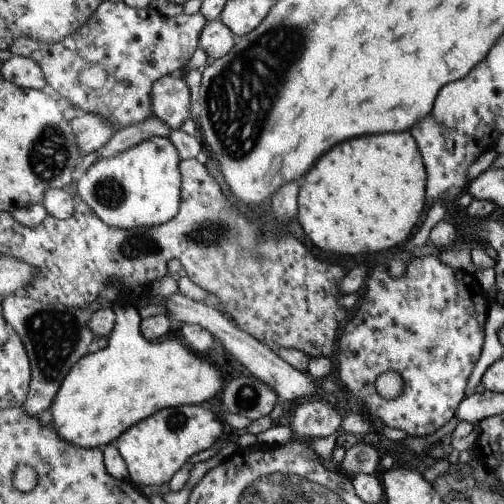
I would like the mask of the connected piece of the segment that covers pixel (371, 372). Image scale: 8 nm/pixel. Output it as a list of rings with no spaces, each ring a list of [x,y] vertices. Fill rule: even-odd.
[[[424,256],[424,258],[416,257],[410,262],[406,262],[406,272],[404,276],[400,278],[392,278],[390,272],[388,272],[386,266],[377,266],[368,273],[368,278],[361,291],[361,300],[354,309],[354,316],[347,320],[346,328],[342,329],[342,340],[338,344],[338,356],[334,357],[335,370],[338,372],[337,376],[340,376],[342,385],[345,389],[358,398],[358,402],[362,404],[362,411],[366,411],[369,418],[380,427],[388,426],[388,428],[398,428],[404,430],[409,436],[425,436],[431,435],[439,428],[442,428],[446,422],[450,422],[456,414],[456,408],[462,402],[465,397],[465,390],[468,384],[468,378],[472,374],[472,370],[480,358],[482,352],[482,346],[484,345],[484,324],[486,324],[486,318],[488,317],[488,308],[490,300],[474,274],[470,274],[462,269],[451,268],[442,264],[439,258],[436,256]],[[384,372],[398,372],[400,378],[402,378],[402,392],[398,398],[382,398],[378,392],[376,392],[376,378]]]

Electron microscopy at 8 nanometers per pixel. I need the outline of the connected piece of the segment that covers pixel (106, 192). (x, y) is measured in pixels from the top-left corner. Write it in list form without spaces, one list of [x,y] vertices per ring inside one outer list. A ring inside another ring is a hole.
[[[152,137],[118,152],[112,158],[97,158],[75,181],[72,192],[84,200],[106,224],[116,228],[160,226],[180,210],[184,188],[181,160],[169,137]]]

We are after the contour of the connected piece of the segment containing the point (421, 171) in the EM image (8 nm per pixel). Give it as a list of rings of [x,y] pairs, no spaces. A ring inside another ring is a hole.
[[[410,132],[362,136],[338,144],[318,160],[300,182],[297,218],[308,238],[324,252],[355,256],[384,252],[408,240],[412,229],[426,212],[426,170],[422,154]]]

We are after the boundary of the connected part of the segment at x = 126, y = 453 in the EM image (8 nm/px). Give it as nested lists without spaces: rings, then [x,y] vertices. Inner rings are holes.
[[[185,405],[180,407],[168,407],[150,415],[148,419],[141,420],[140,423],[133,424],[128,431],[124,431],[115,441],[116,448],[120,456],[124,458],[129,472],[129,478],[134,480],[134,484],[140,487],[168,484],[170,479],[184,466],[188,458],[210,450],[209,448],[220,442],[222,436],[222,424],[216,418],[216,414],[208,408],[202,408],[198,405]]]

